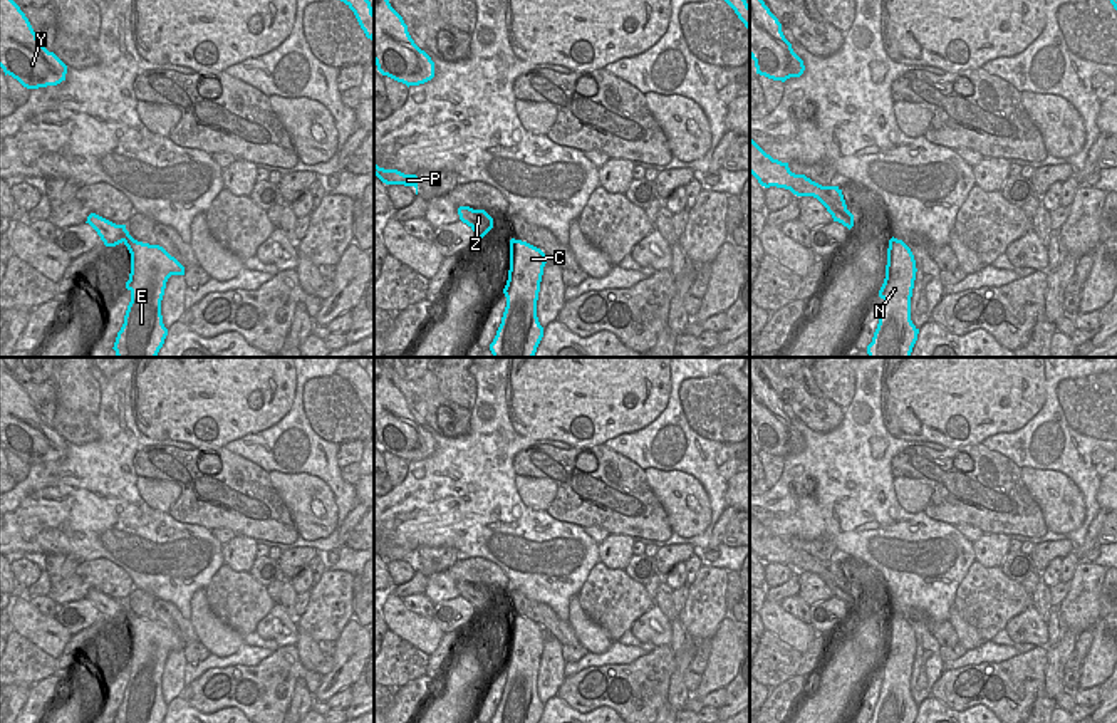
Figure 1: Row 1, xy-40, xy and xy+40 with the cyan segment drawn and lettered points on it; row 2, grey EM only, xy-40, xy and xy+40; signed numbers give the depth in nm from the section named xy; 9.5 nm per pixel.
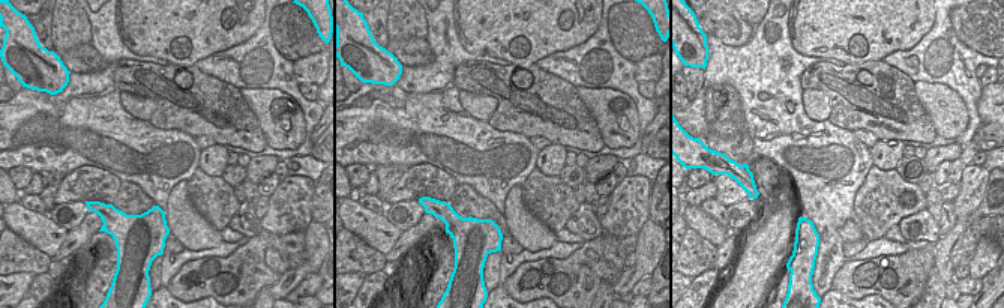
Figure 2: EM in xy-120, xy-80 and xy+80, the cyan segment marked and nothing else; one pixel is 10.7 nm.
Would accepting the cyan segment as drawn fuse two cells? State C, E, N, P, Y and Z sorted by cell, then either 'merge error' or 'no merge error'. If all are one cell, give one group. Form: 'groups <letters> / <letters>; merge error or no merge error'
groups C E N P Y Z; no merge error

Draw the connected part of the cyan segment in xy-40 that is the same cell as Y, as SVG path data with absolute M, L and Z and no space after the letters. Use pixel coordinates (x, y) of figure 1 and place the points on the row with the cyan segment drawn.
M0 0L0 67L27 89L57 86L67 65L37 39L13 0Z

